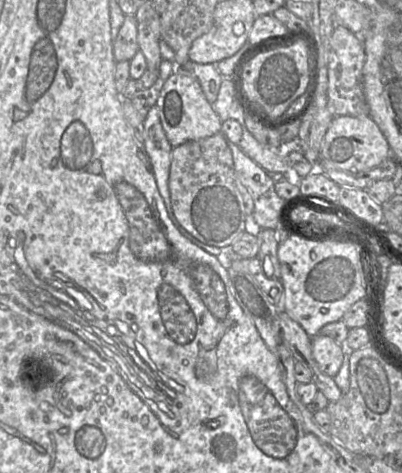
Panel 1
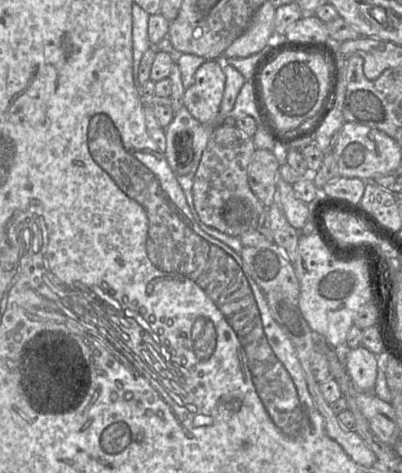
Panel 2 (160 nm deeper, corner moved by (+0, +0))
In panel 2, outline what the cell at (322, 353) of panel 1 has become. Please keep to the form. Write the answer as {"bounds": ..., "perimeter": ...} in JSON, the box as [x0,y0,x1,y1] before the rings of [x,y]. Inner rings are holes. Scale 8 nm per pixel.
{"bounds":[342,346,378,392],"perimeter":[[[362,346],[342,352],[344,366],[355,386],[363,392],[371,392],[378,375],[377,355]]]}

